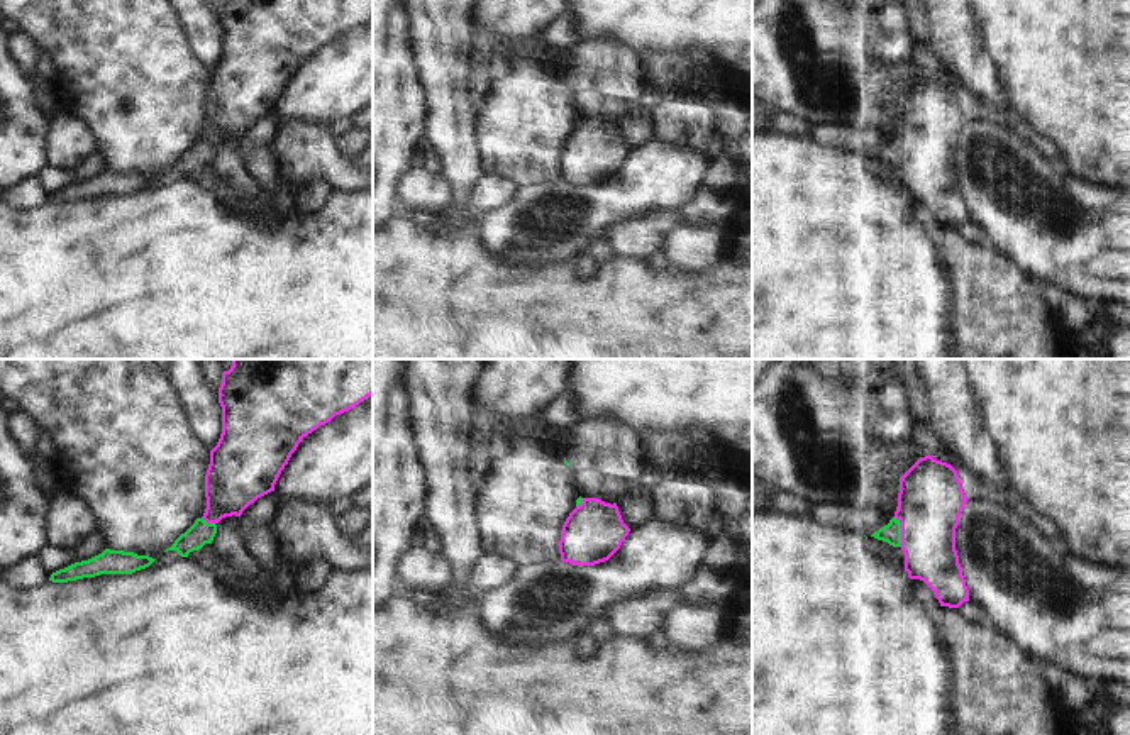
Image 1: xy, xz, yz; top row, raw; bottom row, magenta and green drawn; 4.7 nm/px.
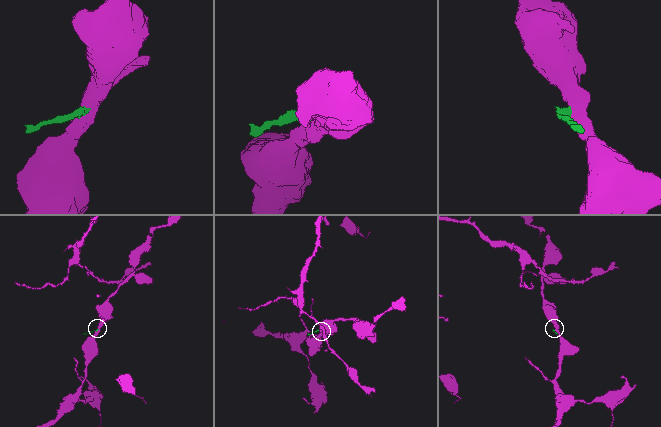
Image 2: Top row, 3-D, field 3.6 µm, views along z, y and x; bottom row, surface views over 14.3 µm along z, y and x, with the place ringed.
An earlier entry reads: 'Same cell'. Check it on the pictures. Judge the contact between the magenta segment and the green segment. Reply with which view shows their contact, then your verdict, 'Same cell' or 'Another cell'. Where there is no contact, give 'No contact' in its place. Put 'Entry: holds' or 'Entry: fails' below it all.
Touches magenta in yz. Same cell.
Entry: holds

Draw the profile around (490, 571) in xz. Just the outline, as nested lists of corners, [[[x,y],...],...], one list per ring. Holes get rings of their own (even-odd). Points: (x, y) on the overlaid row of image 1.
[[[485,552],[469,566],[466,578],[468,589],[479,596],[488,589],[505,584],[513,576],[515,569],[517,566],[510,561]]]

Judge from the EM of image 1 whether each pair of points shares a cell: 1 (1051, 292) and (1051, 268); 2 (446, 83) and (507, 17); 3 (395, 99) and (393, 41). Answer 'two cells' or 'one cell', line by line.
1: two cells
2: two cells
3: one cell

